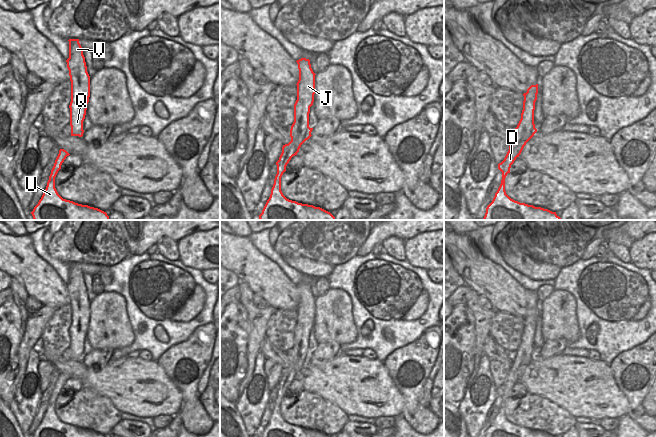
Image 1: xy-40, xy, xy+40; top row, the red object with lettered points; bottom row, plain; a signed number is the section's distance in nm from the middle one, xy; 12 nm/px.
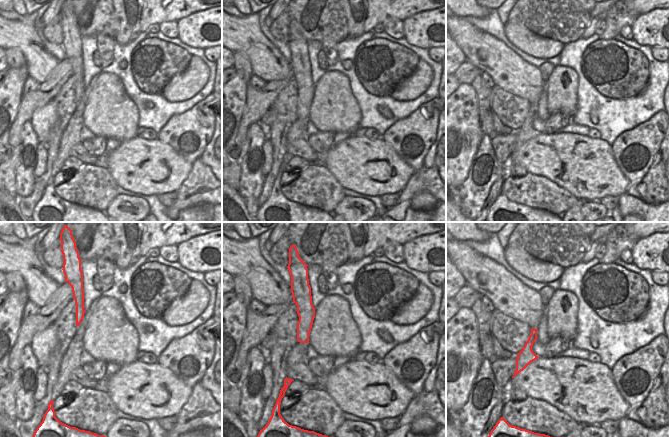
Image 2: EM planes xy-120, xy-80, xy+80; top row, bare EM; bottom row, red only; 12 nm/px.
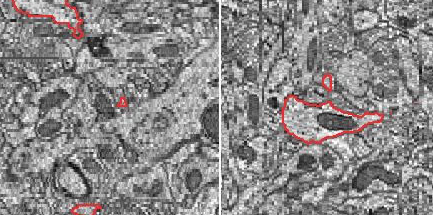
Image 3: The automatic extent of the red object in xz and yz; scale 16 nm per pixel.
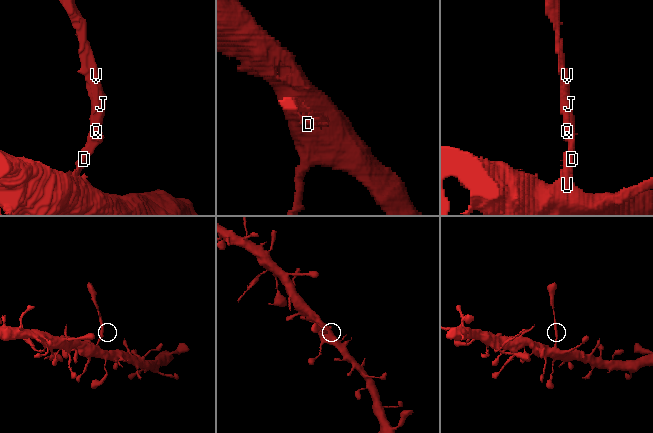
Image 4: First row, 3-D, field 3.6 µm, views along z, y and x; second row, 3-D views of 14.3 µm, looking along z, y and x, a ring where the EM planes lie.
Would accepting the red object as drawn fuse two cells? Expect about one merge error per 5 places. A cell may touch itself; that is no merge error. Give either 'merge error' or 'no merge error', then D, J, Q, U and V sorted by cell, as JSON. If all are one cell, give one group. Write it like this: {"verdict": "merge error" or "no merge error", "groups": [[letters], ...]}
{"verdict": "no merge error", "groups": [["D", "J", "Q", "U", "V"]]}

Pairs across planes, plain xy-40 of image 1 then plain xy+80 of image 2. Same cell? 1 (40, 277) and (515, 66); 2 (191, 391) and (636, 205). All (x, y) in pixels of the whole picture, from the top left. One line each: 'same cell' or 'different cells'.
1: same cell
2: different cells

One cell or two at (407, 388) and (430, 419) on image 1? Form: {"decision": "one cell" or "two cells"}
{"decision": "one cell"}

